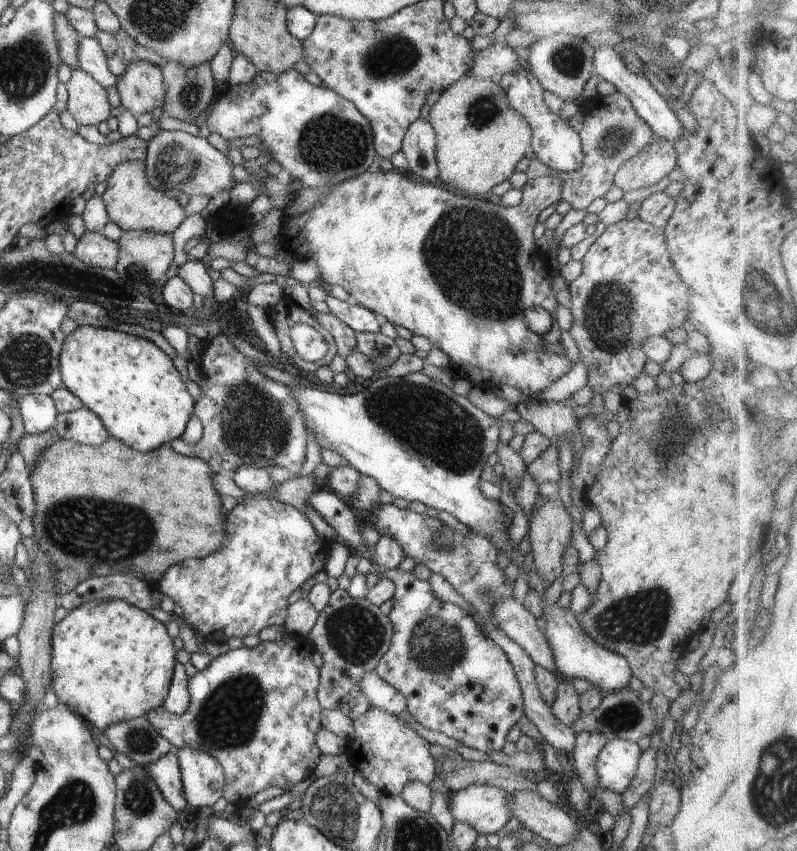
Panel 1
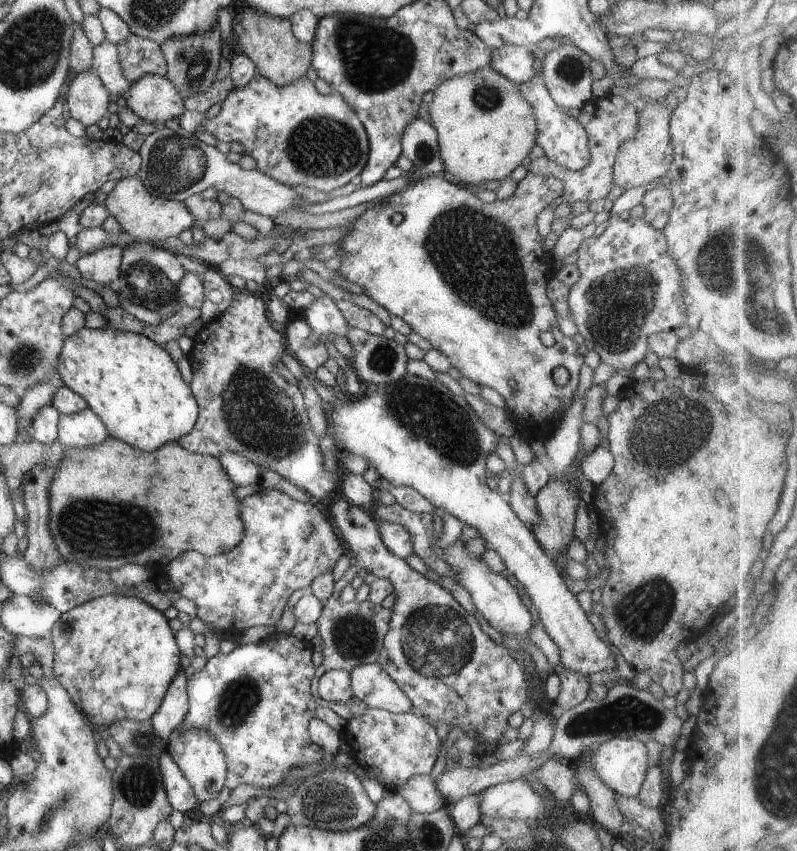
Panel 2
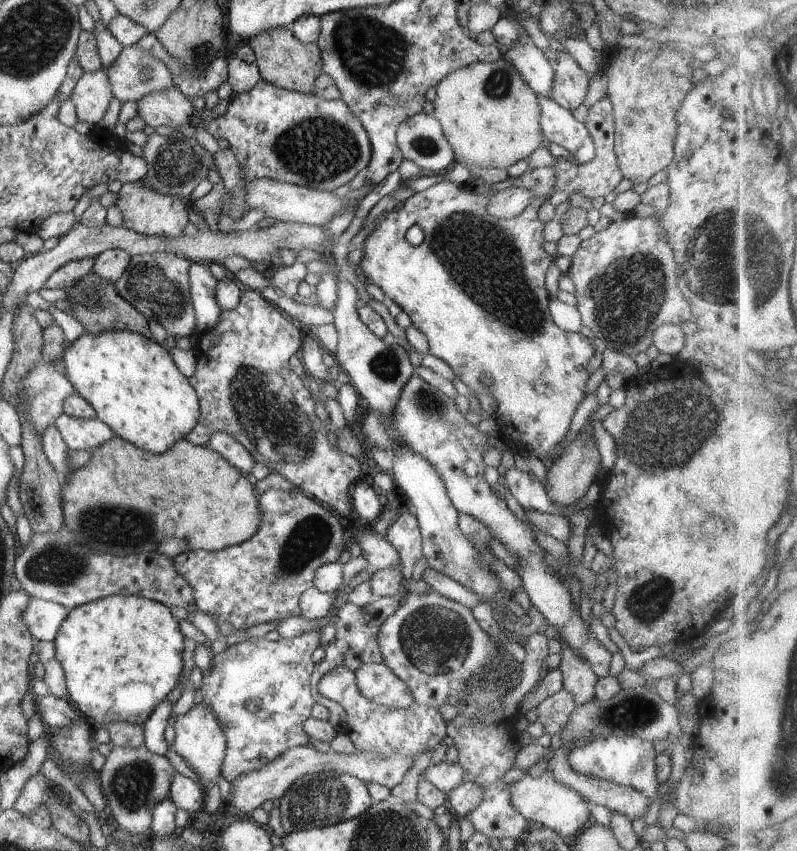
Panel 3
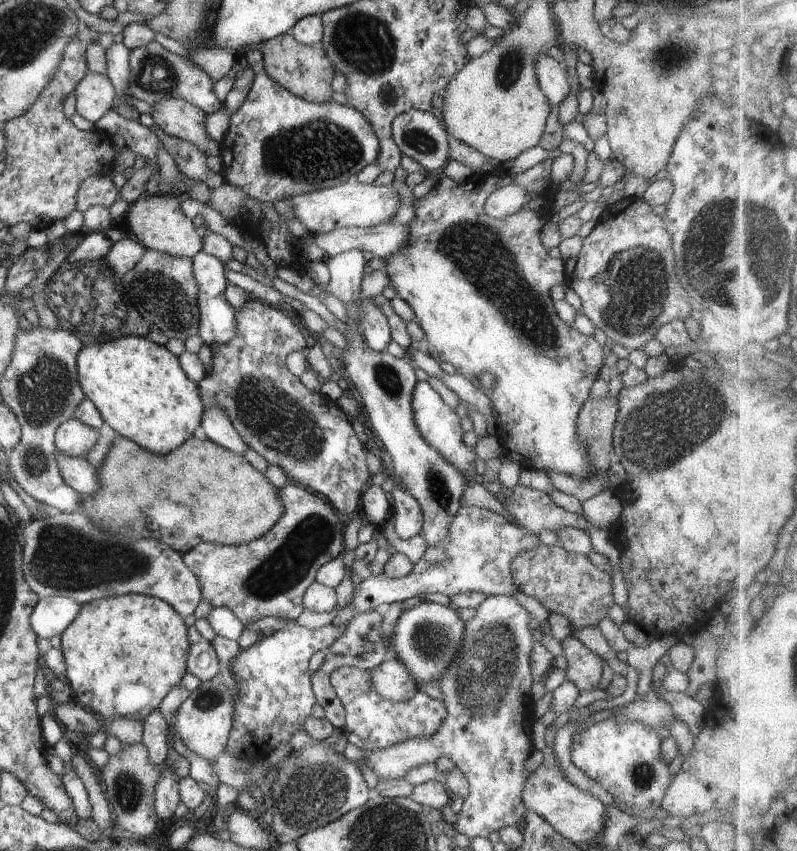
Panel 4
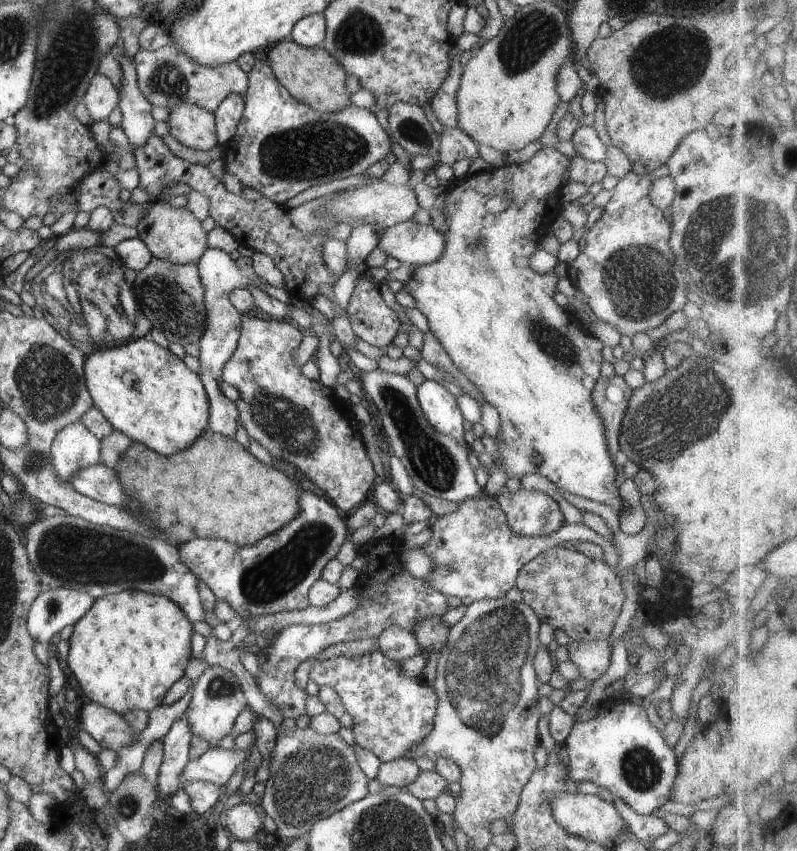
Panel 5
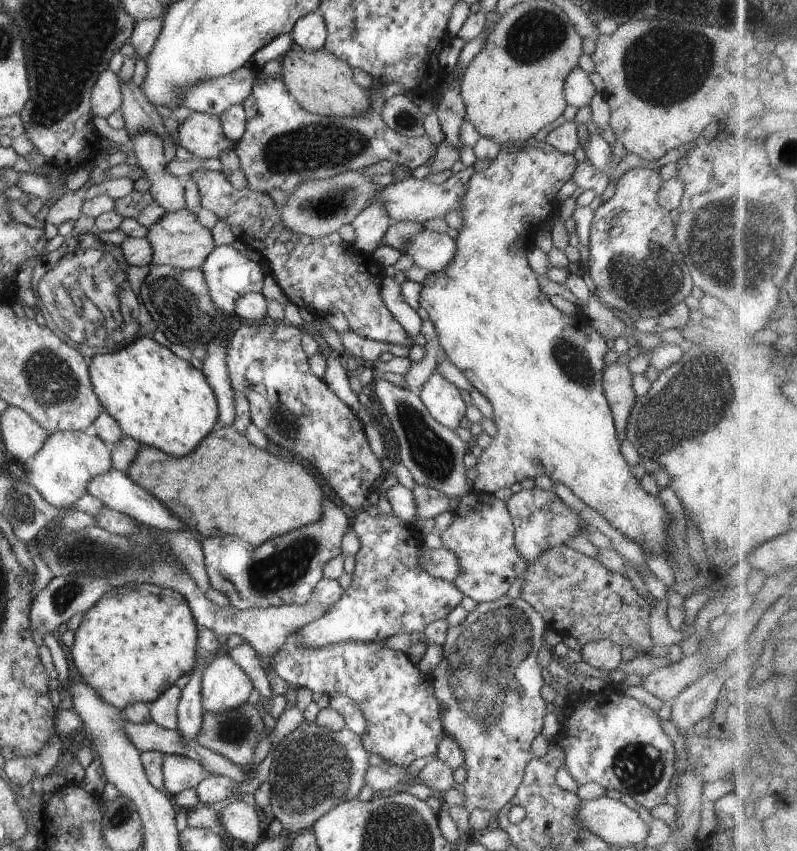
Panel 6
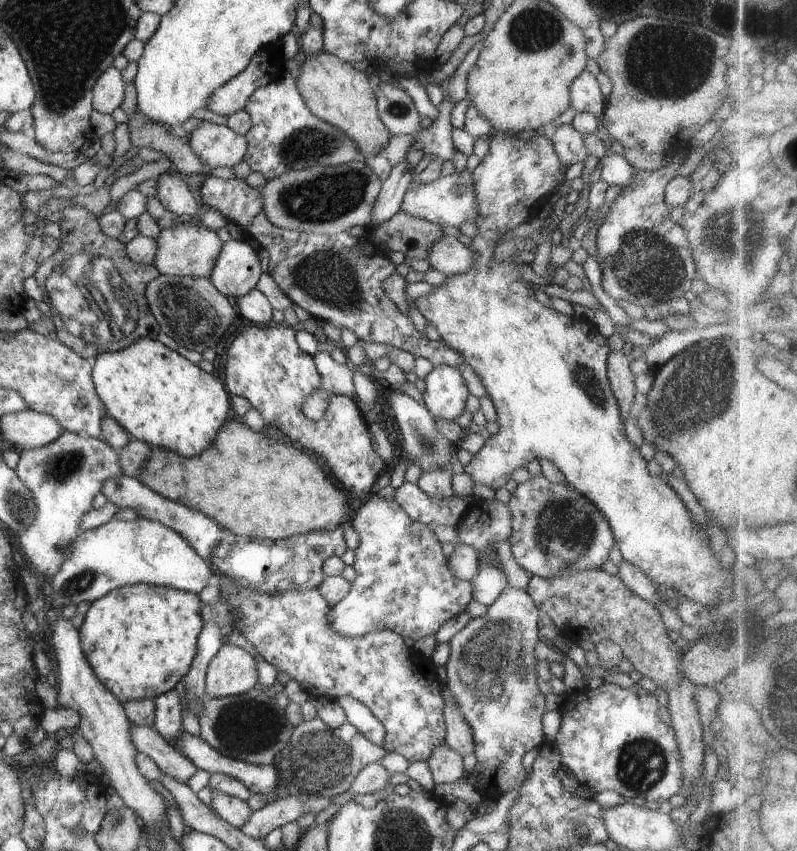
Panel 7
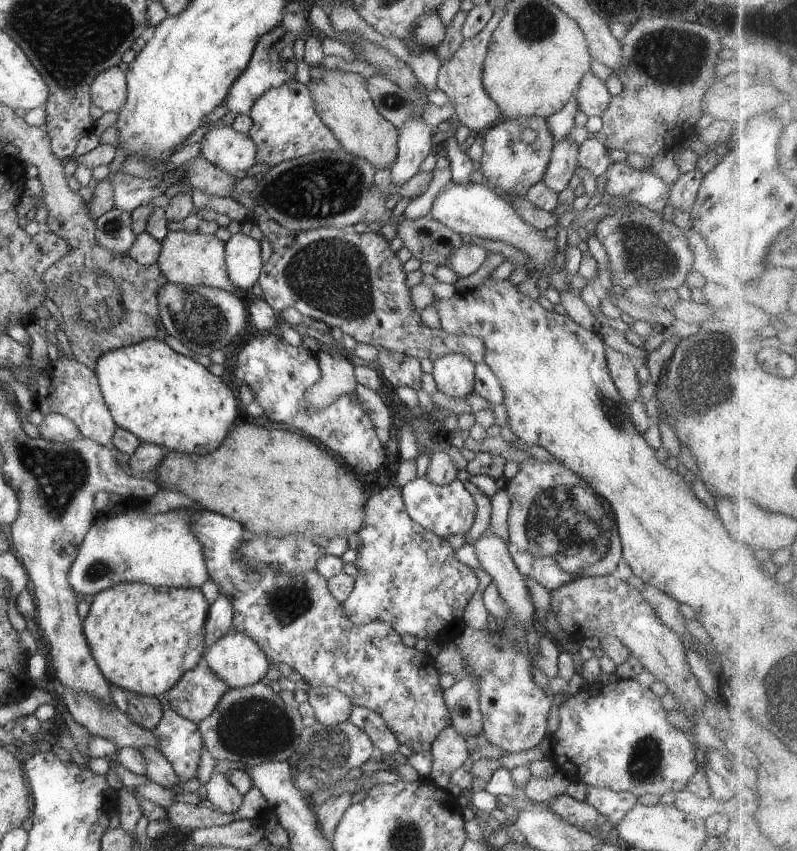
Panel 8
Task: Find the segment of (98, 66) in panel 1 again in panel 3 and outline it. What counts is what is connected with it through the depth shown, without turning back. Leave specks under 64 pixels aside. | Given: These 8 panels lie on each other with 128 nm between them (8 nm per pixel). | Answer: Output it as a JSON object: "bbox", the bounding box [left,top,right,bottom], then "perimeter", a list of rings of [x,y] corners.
{"bbox":[107,45,173,104],"perimeter":[[[134,45],[124,47],[117,61],[107,69],[114,98],[123,104],[139,101],[146,93],[173,86],[171,72],[151,56]]]}

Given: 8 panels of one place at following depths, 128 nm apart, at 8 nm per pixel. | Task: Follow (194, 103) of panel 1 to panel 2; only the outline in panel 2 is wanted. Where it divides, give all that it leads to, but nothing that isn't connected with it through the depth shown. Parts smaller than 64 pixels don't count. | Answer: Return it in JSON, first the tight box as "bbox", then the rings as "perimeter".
{"bbox":[161,24,221,102],"perimeter":[[[217,24],[203,35],[170,39],[161,44],[167,64],[165,76],[179,92],[183,102],[191,96],[205,93],[213,84],[221,63],[221,32]]]}

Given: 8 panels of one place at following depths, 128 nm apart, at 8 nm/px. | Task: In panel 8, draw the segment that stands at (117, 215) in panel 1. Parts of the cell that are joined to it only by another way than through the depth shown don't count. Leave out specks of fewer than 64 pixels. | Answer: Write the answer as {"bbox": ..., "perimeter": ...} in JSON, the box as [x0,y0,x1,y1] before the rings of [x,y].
{"bbox":[156,230,240,294],"perimeter":[[[169,230],[161,240],[161,245],[162,250],[156,264],[171,283],[179,284],[182,287],[204,285],[240,294],[240,290],[229,279],[225,266],[225,242],[215,234]]]}

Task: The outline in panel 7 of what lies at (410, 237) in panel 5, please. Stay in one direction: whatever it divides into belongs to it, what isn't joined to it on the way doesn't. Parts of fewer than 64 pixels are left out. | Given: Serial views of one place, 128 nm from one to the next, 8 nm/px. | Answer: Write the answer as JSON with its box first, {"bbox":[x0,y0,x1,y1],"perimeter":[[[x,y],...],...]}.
{"bbox":[426,235,473,277],"perimeter":[[[445,235],[435,242],[426,258],[432,269],[444,272],[447,277],[464,274],[473,261],[471,250],[456,237]]]}

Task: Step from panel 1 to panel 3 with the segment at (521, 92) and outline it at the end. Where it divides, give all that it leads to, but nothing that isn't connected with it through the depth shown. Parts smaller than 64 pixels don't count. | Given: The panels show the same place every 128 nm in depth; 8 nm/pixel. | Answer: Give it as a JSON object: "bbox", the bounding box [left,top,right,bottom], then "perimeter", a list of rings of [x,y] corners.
{"bbox":[537,95,596,165],"perimeter":[[[537,95],[537,100],[545,140],[565,148],[578,165],[592,159],[596,149],[586,125],[578,121],[571,110],[557,105],[550,97]]]}

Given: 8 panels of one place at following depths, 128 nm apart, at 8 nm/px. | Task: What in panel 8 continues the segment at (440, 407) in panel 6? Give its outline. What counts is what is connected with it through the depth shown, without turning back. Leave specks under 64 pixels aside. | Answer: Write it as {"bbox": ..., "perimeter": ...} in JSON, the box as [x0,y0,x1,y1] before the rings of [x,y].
{"bbox":[433,353,475,398],"perimeter":[[[450,353],[433,361],[436,388],[449,397],[462,398],[474,392],[475,366],[468,357]]]}

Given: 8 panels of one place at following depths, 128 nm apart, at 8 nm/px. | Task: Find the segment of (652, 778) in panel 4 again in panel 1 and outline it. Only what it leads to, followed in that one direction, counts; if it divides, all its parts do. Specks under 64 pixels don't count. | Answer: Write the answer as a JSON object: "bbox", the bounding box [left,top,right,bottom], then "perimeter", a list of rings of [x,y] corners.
{"bbox":[595,739,641,794],"perimeter":[[[624,739],[609,740],[595,760],[597,782],[602,790],[622,794],[637,773],[641,754],[637,743]]]}

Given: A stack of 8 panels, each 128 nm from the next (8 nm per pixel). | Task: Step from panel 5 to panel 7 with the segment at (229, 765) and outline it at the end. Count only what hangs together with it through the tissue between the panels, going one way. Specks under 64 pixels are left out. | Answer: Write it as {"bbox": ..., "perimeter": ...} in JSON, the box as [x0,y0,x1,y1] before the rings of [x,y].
{"bbox":[130,725,196,783],"perimeter":[[[131,725],[130,740],[138,752],[146,754],[160,768],[161,773],[188,783],[196,774],[196,766],[178,750],[170,746],[153,727]]]}

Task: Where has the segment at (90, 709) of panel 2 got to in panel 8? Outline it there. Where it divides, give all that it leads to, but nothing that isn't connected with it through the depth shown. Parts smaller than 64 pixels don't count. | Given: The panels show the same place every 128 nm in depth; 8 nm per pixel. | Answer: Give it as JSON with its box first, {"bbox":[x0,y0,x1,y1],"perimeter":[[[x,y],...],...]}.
{"bbox":[83,583,209,697],"perimeter":[[[120,583],[93,596],[83,621],[83,631],[92,658],[104,678],[113,686],[145,697],[165,695],[185,672],[202,663],[204,623],[209,606],[200,589],[155,587],[144,583]]]}

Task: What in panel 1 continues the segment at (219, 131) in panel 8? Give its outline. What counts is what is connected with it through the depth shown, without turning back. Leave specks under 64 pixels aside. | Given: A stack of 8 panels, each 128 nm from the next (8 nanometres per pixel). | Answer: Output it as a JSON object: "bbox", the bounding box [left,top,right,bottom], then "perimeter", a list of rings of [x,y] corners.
{"bbox":[115,59,165,116],"perimeter":[[[144,59],[130,61],[125,71],[117,78],[115,86],[120,95],[121,106],[132,111],[135,116],[151,113],[155,108],[161,107],[165,99],[162,66]]]}

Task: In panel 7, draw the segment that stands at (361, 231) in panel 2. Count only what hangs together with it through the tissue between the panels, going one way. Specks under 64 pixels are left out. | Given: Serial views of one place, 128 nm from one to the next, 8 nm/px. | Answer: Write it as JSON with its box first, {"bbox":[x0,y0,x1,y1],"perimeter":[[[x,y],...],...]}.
{"bbox":[414,131,766,617],"perimeter":[[[542,131],[532,133],[526,137],[511,135],[508,133],[492,133],[488,137],[490,148],[487,157],[484,157],[478,164],[474,172],[470,175],[473,178],[474,194],[476,195],[479,215],[475,220],[478,230],[476,236],[472,238],[472,243],[469,246],[471,253],[473,254],[473,261],[471,267],[461,275],[452,275],[448,277],[448,280],[437,286],[430,294],[426,296],[419,296],[414,301],[414,307],[418,308],[420,314],[436,328],[442,342],[446,343],[451,349],[455,349],[456,352],[461,353],[465,364],[470,366],[474,373],[482,384],[486,388],[487,396],[494,403],[496,411],[498,413],[497,433],[485,440],[484,447],[478,454],[474,455],[472,461],[468,466],[464,468],[465,474],[475,483],[482,484],[491,488],[493,491],[502,489],[508,481],[512,479],[512,473],[518,470],[520,467],[525,467],[533,458],[546,458],[555,464],[562,474],[565,476],[565,482],[579,492],[582,496],[585,496],[589,501],[592,501],[596,508],[600,509],[602,516],[608,521],[611,528],[615,544],[619,548],[621,555],[629,563],[637,566],[644,574],[657,584],[664,584],[667,588],[673,586],[682,597],[692,599],[698,604],[706,606],[722,606],[725,608],[723,615],[727,617],[730,612],[736,612],[739,617],[743,617],[744,614],[749,613],[748,607],[755,604],[760,598],[763,597],[763,591],[765,589],[766,580],[763,579],[761,571],[756,567],[751,560],[747,558],[738,558],[728,554],[724,546],[720,544],[718,539],[715,539],[712,532],[704,532],[698,530],[696,524],[693,524],[692,518],[686,510],[682,500],[678,497],[678,492],[674,488],[670,488],[666,483],[664,476],[652,476],[646,467],[644,458],[640,456],[639,449],[635,447],[628,440],[625,433],[625,424],[621,419],[619,404],[616,402],[614,393],[612,392],[608,375],[607,375],[607,358],[611,353],[608,347],[607,338],[596,330],[594,324],[590,322],[582,322],[576,316],[564,315],[560,312],[552,309],[552,307],[546,307],[540,303],[535,295],[535,287],[532,287],[530,283],[522,276],[522,263],[512,261],[510,259],[499,262],[494,257],[494,249],[497,243],[504,237],[506,232],[512,230],[518,224],[528,222],[538,216],[538,212],[548,202],[548,196],[553,192],[553,189],[557,188],[565,179],[564,174],[568,168],[562,165],[560,157],[556,154],[552,141],[542,133]]]}

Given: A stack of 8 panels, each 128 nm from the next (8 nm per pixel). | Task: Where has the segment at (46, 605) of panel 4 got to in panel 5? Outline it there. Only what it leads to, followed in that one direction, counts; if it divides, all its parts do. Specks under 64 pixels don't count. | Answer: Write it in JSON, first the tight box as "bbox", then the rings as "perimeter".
{"bbox":[26,588,96,646],"perimeter":[[[65,588],[50,589],[40,593],[36,600],[29,608],[28,616],[26,617],[26,626],[30,636],[36,642],[40,642],[45,646],[49,645],[49,640],[52,636],[56,636],[66,626],[76,624],[81,616],[84,616],[88,609],[94,604],[96,599],[92,598],[88,593],[83,593],[77,590],[68,590]]]}

